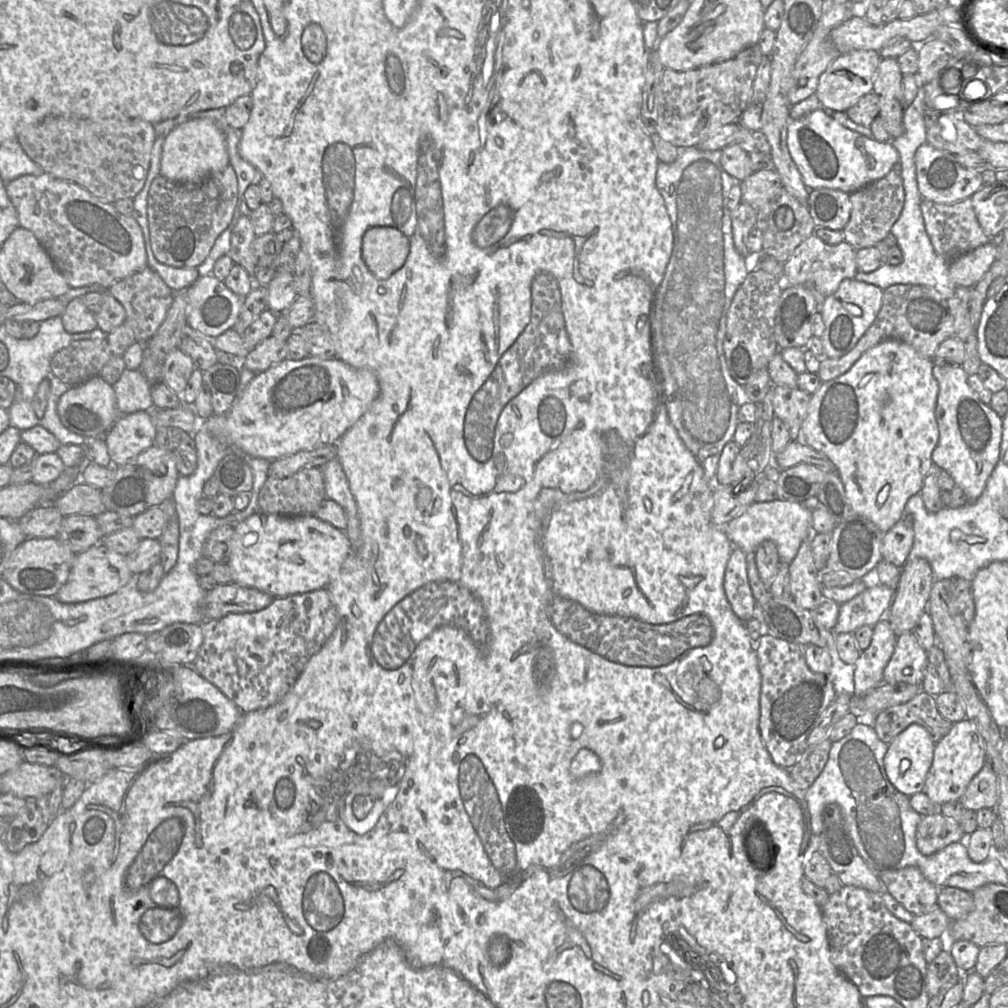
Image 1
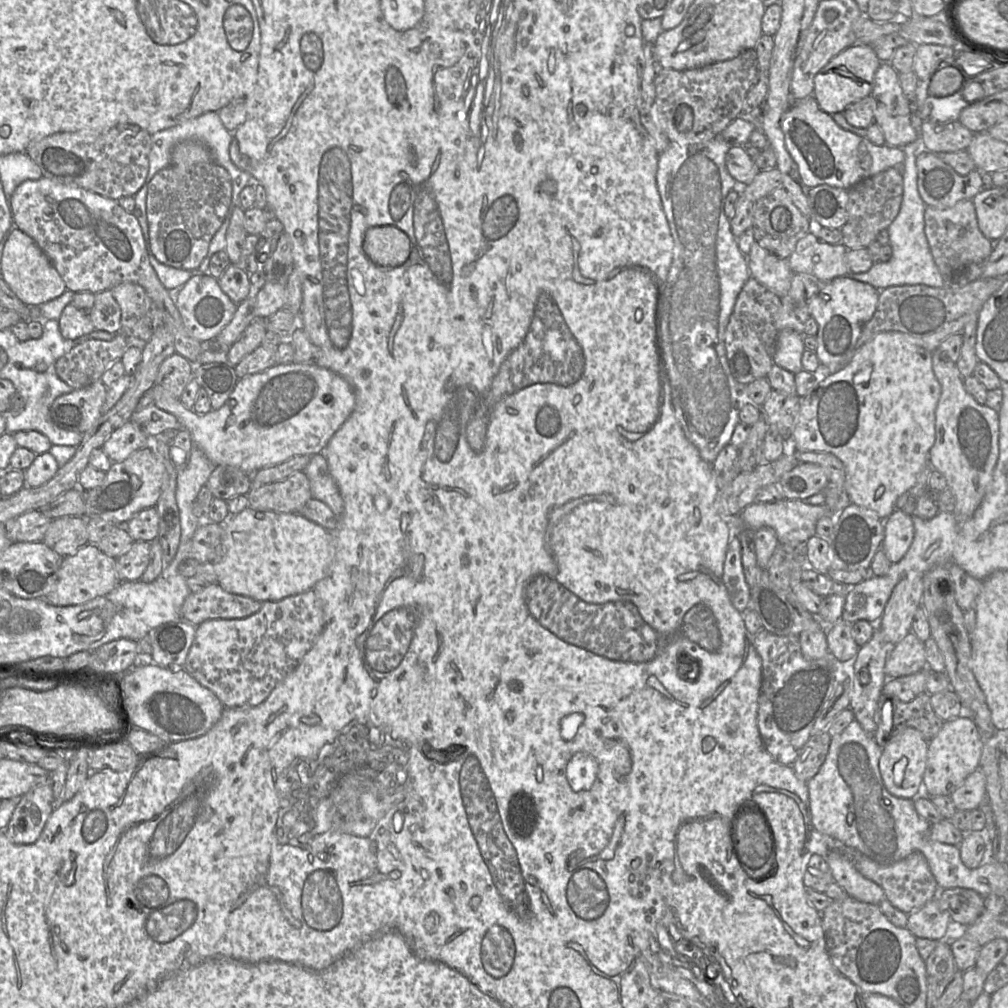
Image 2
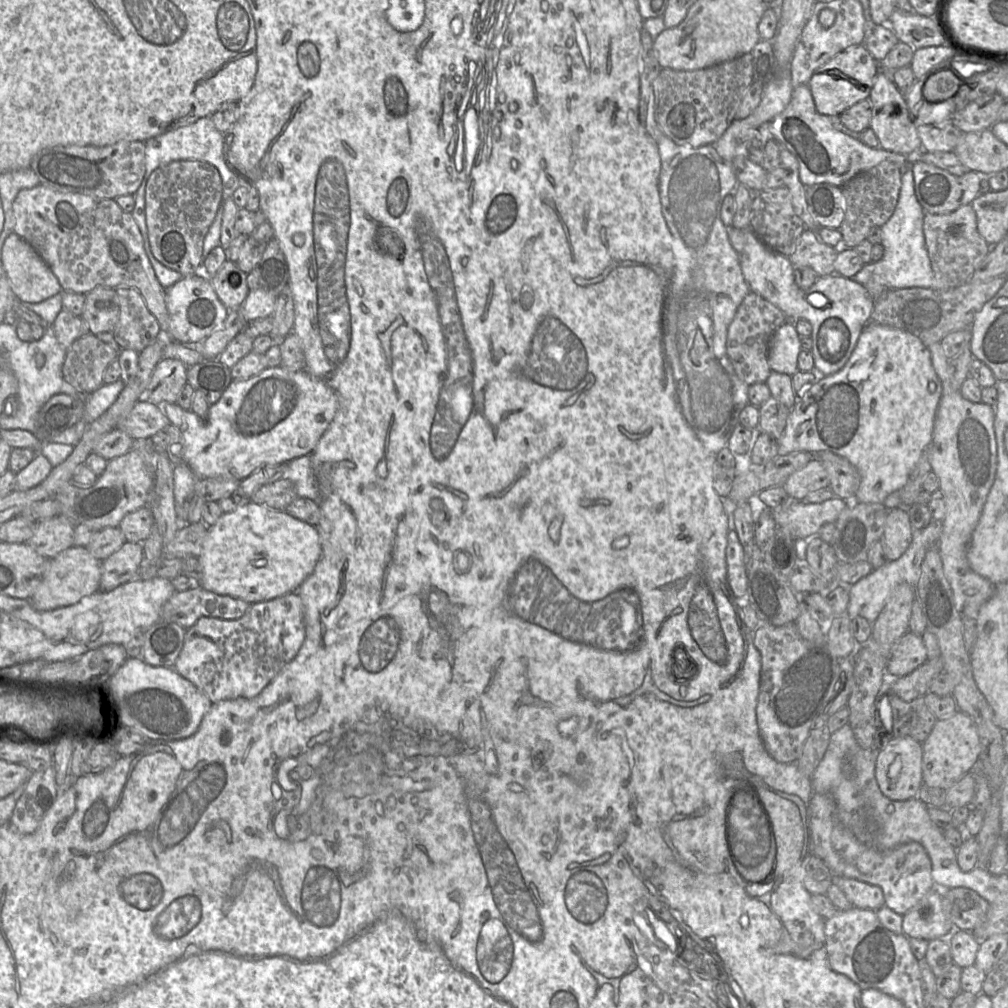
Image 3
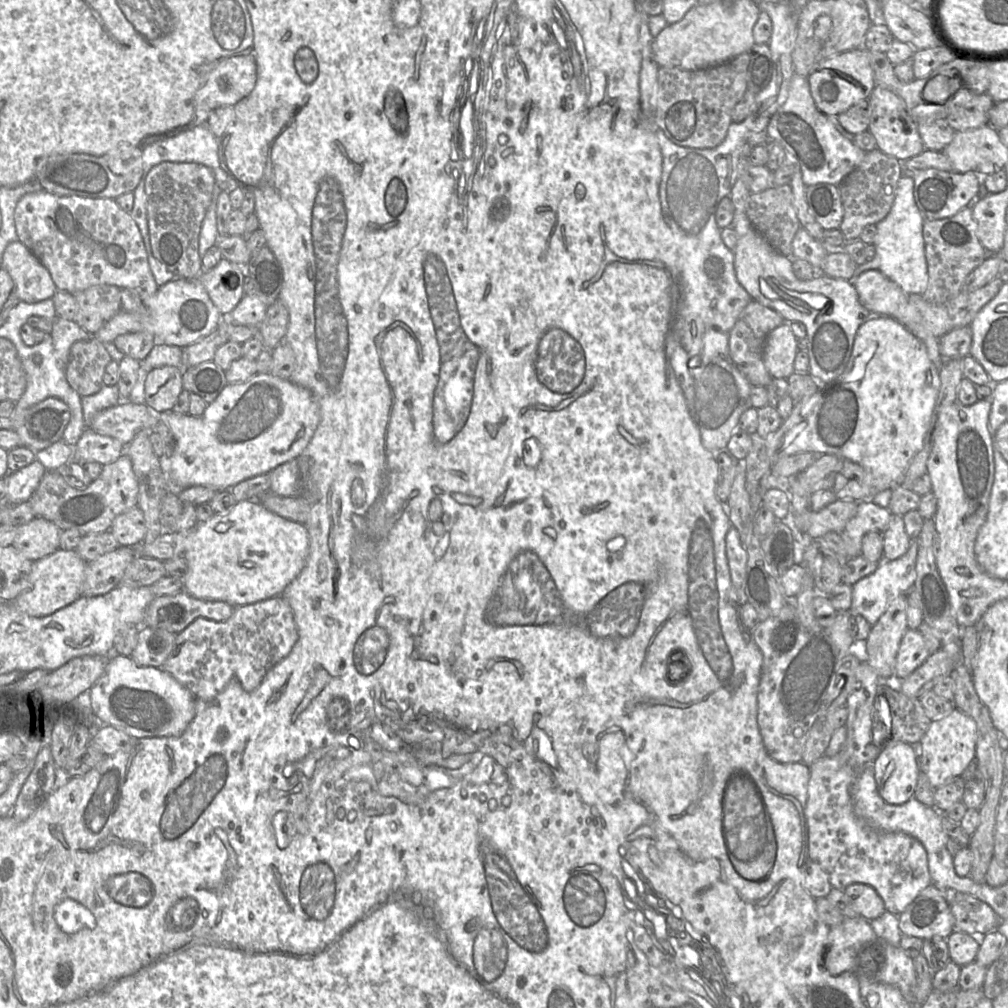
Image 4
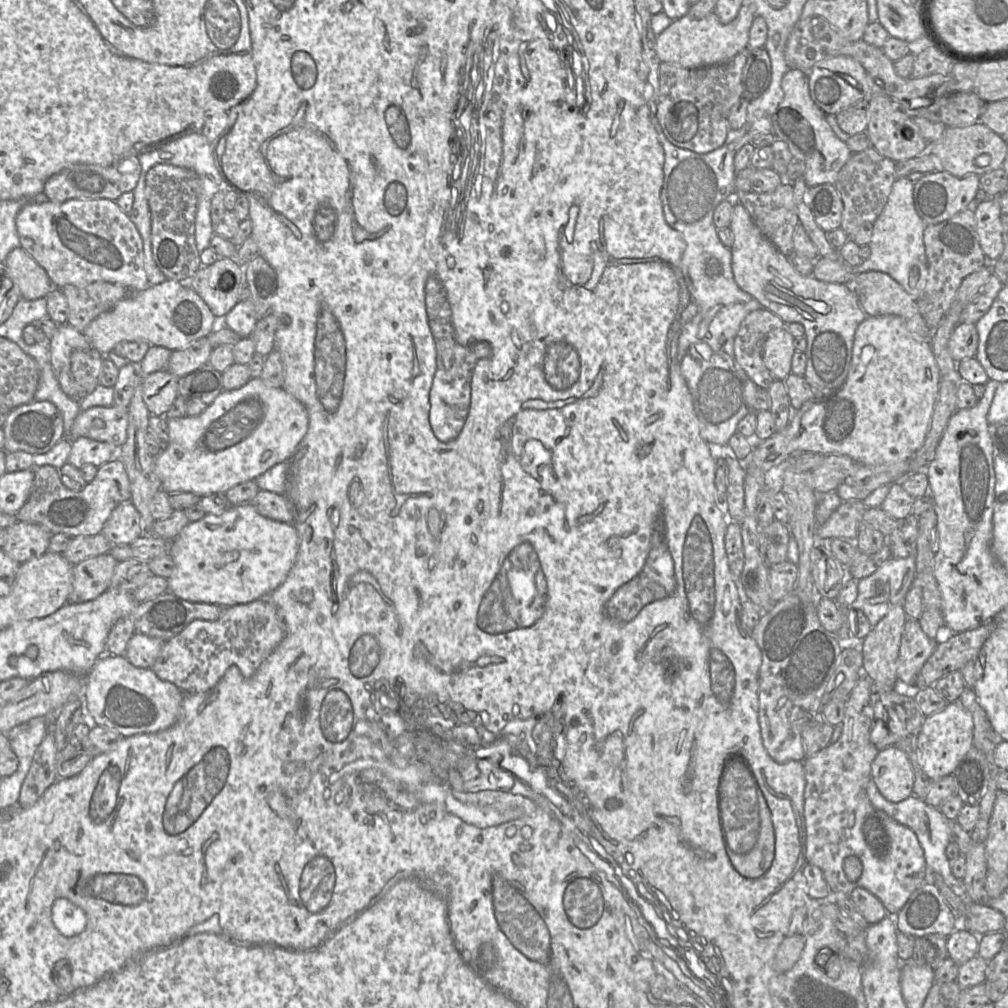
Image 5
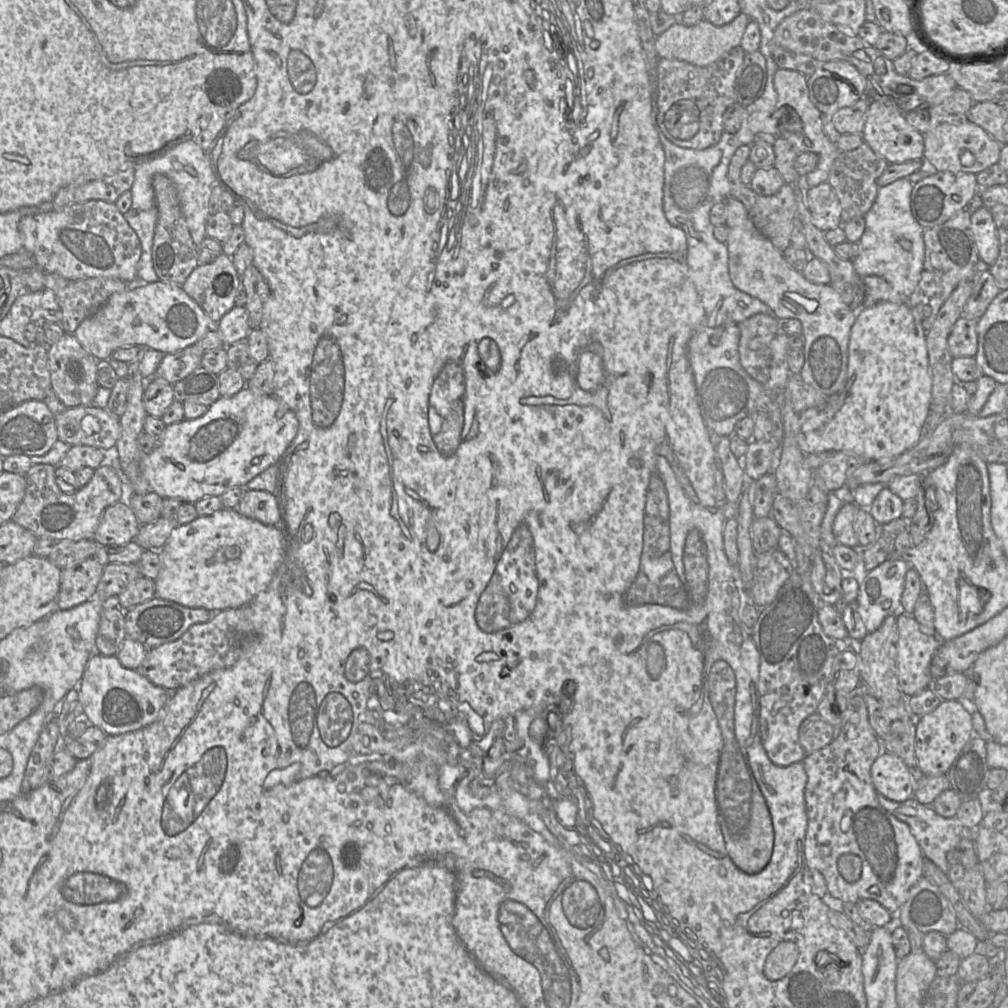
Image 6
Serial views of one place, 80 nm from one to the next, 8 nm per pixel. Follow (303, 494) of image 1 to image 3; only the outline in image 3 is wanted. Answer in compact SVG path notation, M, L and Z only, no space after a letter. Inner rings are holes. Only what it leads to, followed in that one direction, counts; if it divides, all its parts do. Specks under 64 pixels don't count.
M280 478L260 487L248 498L248 501L276 510L285 510L297 498L294 484L289 479Z

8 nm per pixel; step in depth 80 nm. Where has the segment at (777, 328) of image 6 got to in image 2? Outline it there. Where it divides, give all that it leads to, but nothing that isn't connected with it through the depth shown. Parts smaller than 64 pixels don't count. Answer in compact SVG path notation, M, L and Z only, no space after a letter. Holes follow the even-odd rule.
M750 277L738 295L725 336L727 361L733 377L739 383L748 385L766 378L774 365L780 309L781 298Z

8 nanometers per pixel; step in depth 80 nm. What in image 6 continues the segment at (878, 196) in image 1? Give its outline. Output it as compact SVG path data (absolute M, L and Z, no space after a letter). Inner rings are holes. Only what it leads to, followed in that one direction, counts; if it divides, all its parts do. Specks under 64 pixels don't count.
M865 142L854 150L839 153L830 169L827 182L840 201L842 225L854 218L864 217L871 209L879 190L877 180L888 165Z

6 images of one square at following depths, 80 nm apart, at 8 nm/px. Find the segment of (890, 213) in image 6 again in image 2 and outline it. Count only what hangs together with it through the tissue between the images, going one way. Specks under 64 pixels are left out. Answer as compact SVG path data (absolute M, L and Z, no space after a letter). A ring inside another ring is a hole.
M916 114L911 115L911 122L918 132L918 139L904 146L905 172L903 174L903 198L900 211L895 220L887 228L889 234L889 245L892 248L892 256L887 262L874 263L865 273L850 274L851 278L868 283L879 292L892 286L924 284L930 287L941 288L947 284L947 279L942 276L936 266L929 243L925 234L925 208L918 191L918 172L916 158L922 148L920 142L920 130L923 120Z

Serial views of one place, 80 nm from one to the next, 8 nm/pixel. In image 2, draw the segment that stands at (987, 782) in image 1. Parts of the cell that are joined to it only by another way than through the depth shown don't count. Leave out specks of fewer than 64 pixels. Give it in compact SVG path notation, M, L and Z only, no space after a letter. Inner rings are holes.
M977 768L951 795L957 810L974 810L986 800L986 779L983 771Z

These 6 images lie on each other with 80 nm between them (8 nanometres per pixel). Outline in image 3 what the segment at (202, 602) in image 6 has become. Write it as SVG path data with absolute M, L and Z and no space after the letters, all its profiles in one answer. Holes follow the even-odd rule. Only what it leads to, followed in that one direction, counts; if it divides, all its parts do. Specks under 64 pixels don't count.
M247 500L234 511L223 513L215 524L208 526L197 557L202 566L200 587L249 604L272 600L296 592L313 572L320 555L320 538L315 526L284 510Z

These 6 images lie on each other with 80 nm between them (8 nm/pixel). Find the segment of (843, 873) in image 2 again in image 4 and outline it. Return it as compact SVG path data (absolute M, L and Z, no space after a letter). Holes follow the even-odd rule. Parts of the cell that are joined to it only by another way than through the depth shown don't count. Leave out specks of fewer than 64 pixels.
M850 884L844 889L844 892L853 903L859 916L868 921L878 918L886 911L880 895L867 884Z

